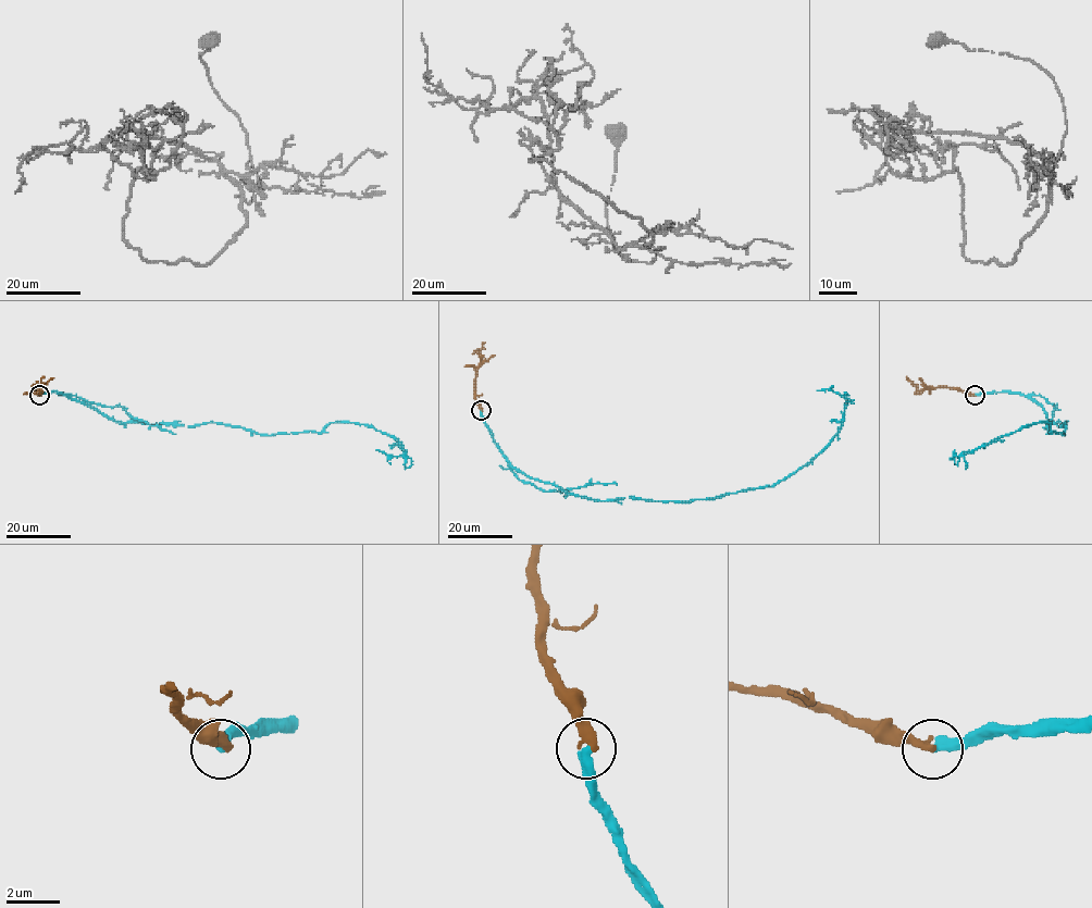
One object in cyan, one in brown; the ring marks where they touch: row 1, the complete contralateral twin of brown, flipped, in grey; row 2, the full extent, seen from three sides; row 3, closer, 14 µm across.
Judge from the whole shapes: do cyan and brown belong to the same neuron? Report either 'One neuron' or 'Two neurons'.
Two neurons

